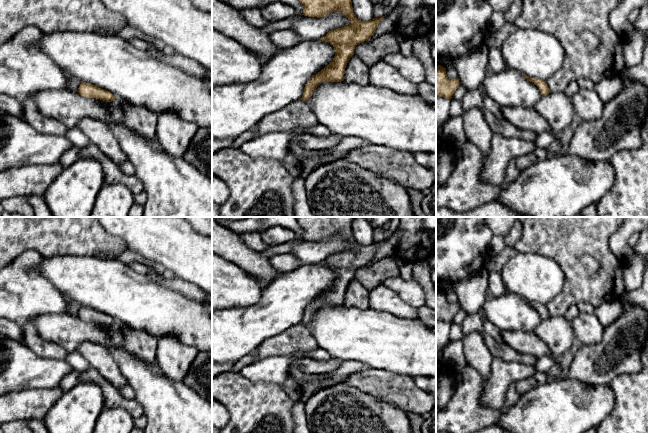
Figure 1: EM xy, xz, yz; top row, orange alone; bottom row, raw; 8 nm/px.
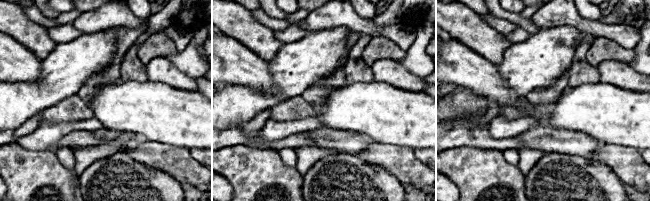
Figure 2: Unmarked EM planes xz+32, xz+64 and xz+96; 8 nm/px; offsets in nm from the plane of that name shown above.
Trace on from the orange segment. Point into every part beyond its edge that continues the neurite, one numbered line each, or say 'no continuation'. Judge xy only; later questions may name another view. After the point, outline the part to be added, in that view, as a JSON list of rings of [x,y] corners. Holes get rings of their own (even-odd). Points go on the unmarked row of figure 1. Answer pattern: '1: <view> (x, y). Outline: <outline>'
no continuation

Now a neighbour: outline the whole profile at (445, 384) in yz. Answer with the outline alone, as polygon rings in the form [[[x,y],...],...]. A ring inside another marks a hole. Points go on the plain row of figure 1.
[[[452,369],[450,375],[446,375],[440,371],[440,375],[436,377],[436,406],[443,409],[449,402],[456,388],[457,371]]]

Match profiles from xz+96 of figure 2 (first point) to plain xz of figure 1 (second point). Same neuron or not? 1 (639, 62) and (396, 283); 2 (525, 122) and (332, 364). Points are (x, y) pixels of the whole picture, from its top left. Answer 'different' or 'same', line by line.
1: same
2: different

